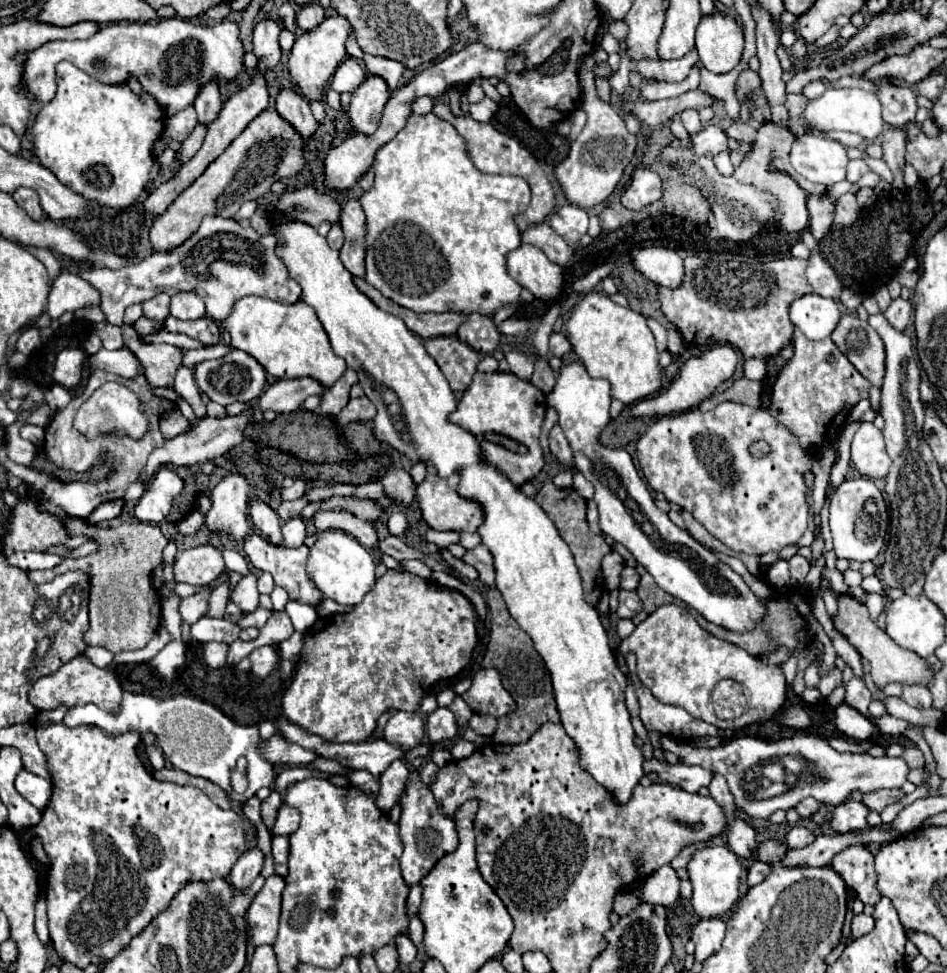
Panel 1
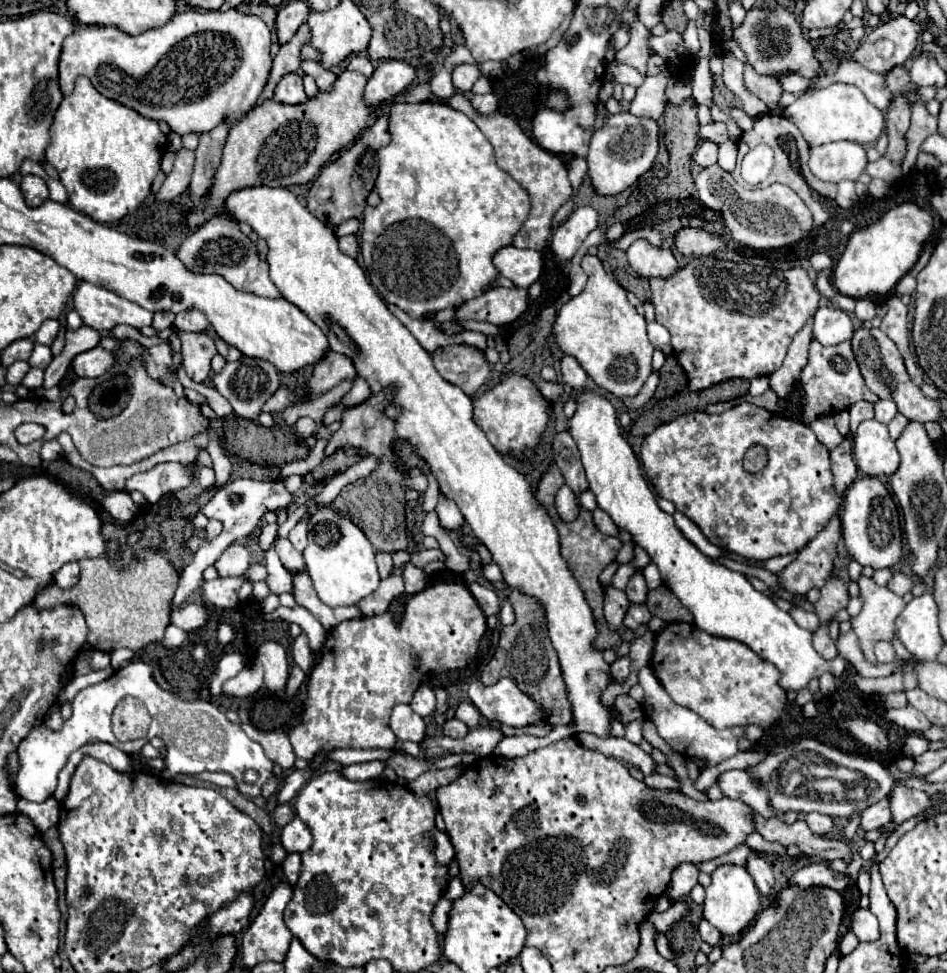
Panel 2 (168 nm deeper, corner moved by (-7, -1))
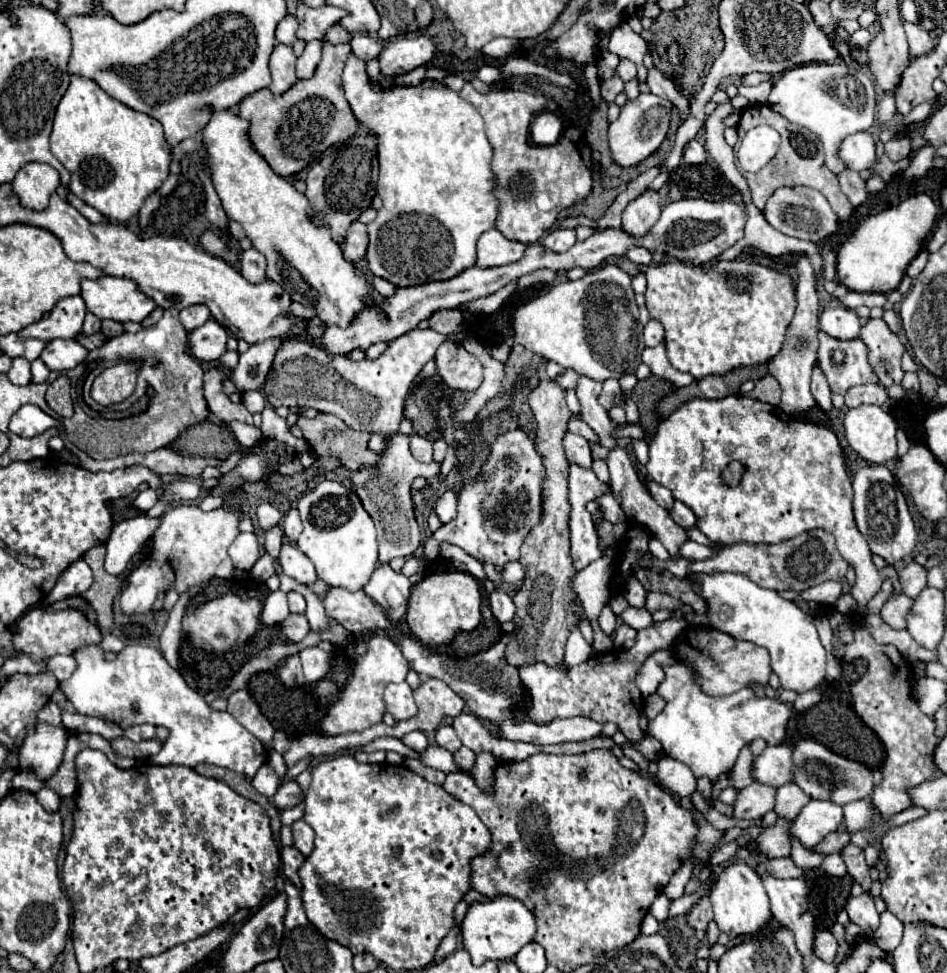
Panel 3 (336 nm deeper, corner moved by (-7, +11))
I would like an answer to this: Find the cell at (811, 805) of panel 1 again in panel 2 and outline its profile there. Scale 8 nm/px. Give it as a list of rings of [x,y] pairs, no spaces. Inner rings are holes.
[[[811,812],[811,814],[807,814],[807,820],[805,822],[809,824],[811,832],[817,834],[817,836],[827,836],[833,830],[833,820],[829,816],[825,816],[825,814]]]

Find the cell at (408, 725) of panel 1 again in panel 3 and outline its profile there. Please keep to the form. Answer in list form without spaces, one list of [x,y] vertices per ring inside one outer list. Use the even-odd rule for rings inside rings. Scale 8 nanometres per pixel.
[[[407,682],[389,684],[385,688],[385,704],[387,704],[387,712],[393,714],[395,720],[409,720],[417,714],[413,690],[409,688]]]

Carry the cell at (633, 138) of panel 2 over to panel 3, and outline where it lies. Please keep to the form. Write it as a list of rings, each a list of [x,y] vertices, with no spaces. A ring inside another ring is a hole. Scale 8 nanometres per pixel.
[[[639,94],[639,98],[627,100],[627,104],[621,106],[619,118],[611,122],[607,130],[607,140],[609,140],[609,150],[613,154],[613,162],[619,164],[621,168],[631,168],[631,166],[637,166],[647,156],[651,156],[661,146],[669,130],[671,108],[673,106],[669,100],[657,98],[655,94]]]

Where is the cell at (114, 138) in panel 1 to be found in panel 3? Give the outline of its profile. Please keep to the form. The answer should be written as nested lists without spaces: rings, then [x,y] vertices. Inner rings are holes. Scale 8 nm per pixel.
[[[71,76],[71,84],[57,106],[51,152],[69,170],[71,192],[111,222],[127,222],[135,216],[145,198],[161,188],[171,162],[171,146],[165,142],[163,126],[111,98],[95,80],[85,76]]]

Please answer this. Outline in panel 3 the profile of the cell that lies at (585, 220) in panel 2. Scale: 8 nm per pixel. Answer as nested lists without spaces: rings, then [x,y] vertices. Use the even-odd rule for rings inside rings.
[[[555,228],[551,230],[551,234],[545,236],[543,246],[553,252],[567,252],[575,242],[577,242],[575,228]]]

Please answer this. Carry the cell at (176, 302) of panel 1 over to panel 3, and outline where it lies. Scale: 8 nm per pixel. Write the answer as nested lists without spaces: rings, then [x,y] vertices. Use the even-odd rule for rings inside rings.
[[[195,304],[195,306],[183,308],[179,318],[181,318],[181,324],[185,326],[185,330],[193,330],[193,328],[199,328],[201,324],[205,324],[211,318],[211,312],[203,304]]]

